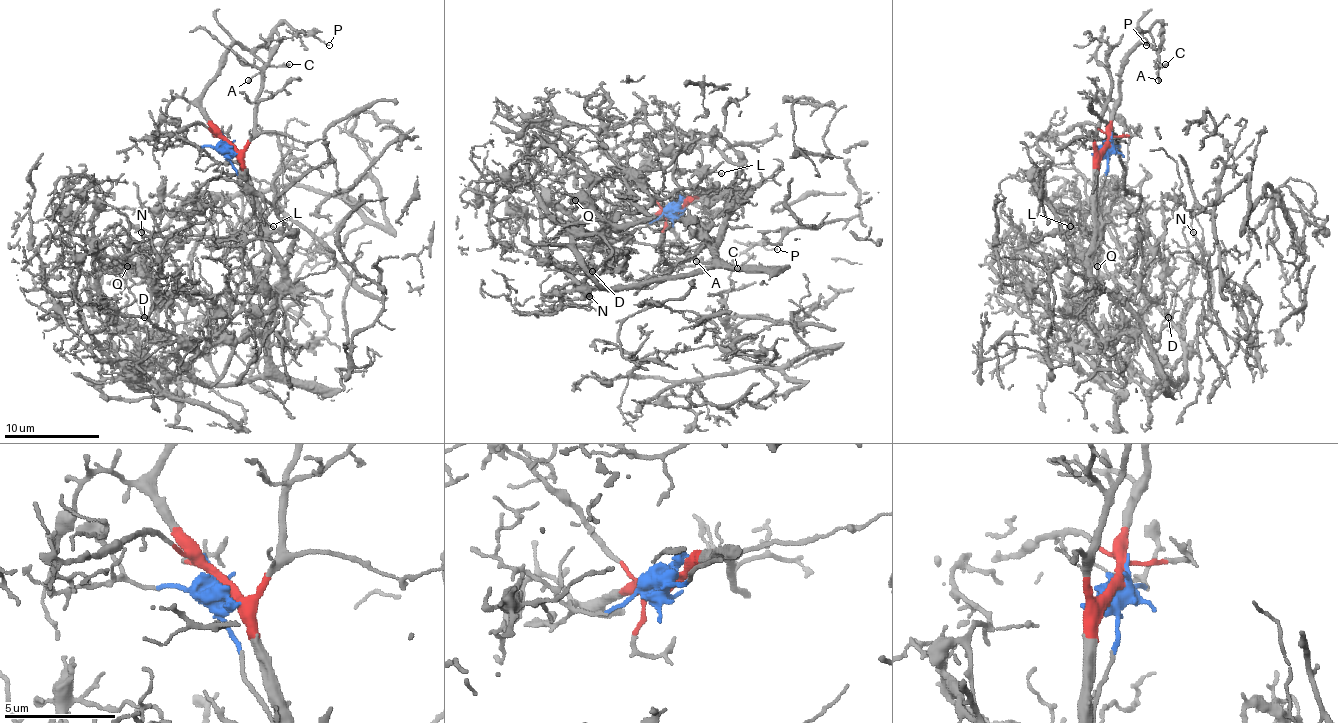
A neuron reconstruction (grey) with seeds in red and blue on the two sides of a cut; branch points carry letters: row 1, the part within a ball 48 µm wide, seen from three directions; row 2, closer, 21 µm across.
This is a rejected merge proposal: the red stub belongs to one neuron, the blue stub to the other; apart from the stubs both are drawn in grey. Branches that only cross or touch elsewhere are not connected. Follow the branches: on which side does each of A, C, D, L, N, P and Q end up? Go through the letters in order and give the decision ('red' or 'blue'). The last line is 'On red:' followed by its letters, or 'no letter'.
A: red
C: red
D: blue
L: blue
N: blue
P: red
Q: blue
On red: A, C, P

